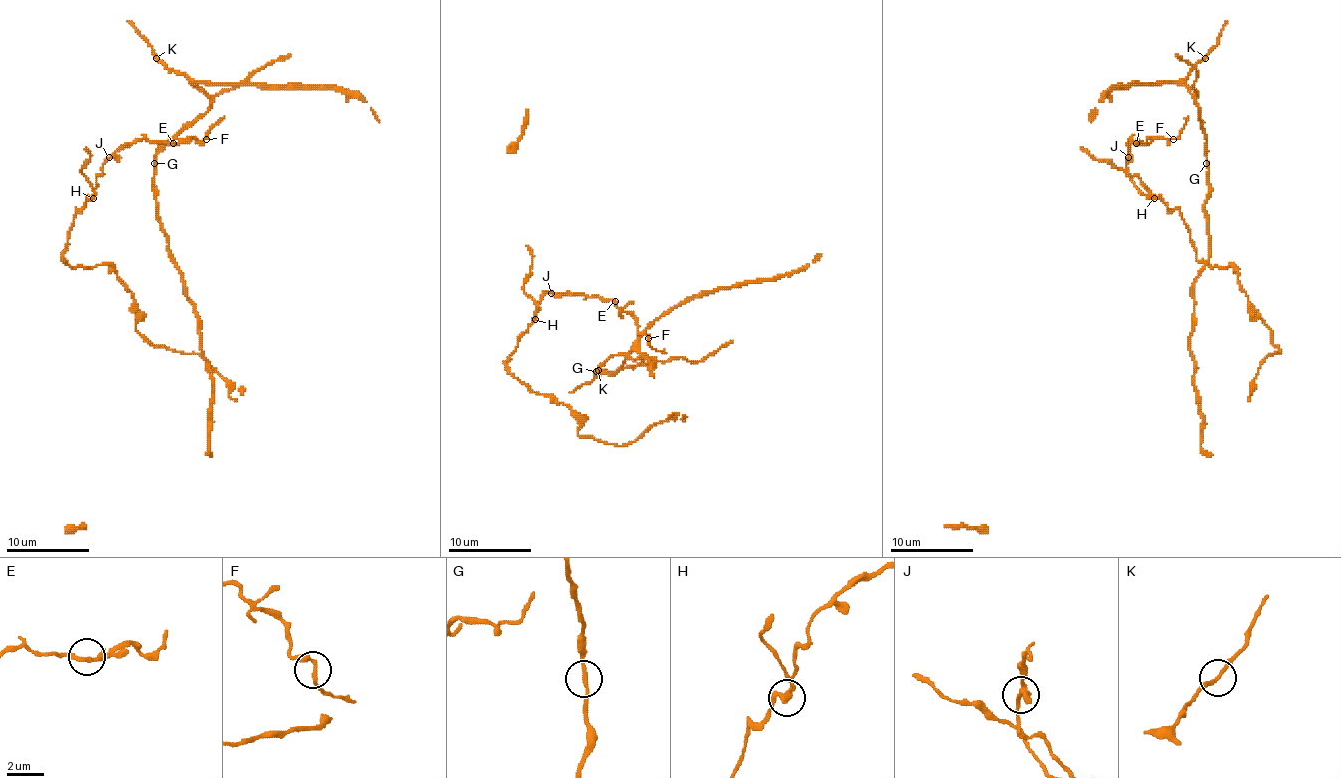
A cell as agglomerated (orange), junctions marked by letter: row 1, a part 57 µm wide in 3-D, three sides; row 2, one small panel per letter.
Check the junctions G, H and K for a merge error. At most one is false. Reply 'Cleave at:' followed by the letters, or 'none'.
Cleave at: H

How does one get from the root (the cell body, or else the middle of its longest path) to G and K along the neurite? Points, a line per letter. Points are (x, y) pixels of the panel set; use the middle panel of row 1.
G: (625, 367), (615, 371), (596, 371)
K: (625, 367), (648, 365), (652, 361), (646, 355), (629, 351), (612, 355), (598, 369)

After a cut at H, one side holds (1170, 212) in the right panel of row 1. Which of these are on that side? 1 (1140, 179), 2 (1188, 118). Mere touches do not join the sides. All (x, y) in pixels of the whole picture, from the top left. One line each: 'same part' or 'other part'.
1: other part
2: other part

